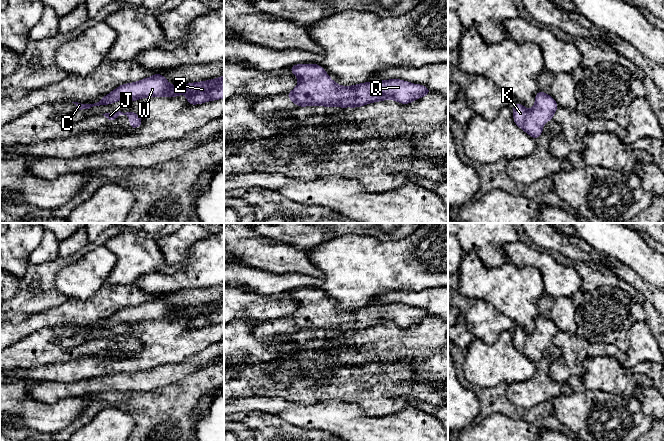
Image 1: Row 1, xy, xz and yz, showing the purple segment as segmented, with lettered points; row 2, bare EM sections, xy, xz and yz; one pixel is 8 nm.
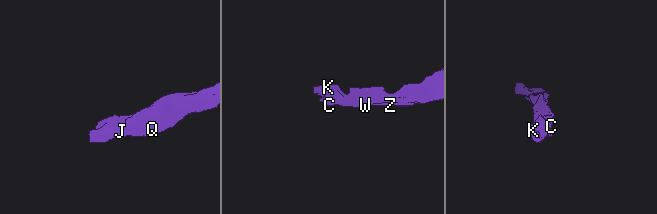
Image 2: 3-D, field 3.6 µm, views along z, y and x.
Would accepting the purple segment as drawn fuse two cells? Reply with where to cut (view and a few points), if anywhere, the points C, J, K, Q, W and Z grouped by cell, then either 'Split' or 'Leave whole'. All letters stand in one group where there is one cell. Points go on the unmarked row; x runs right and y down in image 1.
No split. Groups: C J K Q W Z. Leave whole

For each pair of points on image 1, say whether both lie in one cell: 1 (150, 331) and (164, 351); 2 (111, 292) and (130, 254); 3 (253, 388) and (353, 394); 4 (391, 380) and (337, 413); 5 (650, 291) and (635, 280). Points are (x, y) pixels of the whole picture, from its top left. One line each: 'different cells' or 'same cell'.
1: same cell
2: different cells
3: same cell
4: different cells
5: same cell

